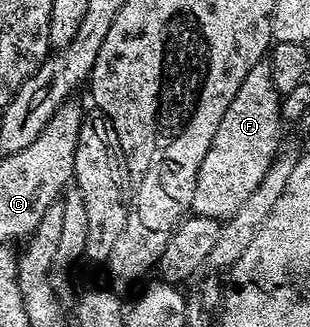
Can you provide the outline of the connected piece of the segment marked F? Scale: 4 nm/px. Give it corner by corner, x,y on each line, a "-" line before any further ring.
267,61
254,65
254,69
246,73
242,89
234,93
234,101
230,101
230,109
226,109
222,122
218,125
218,133
214,133
210,149
206,149
206,157
202,157
194,185
194,201
190,208
192,215
223,221
234,217
234,213
238,213
238,209
246,205
250,193
258,189
259,183
266,177
266,169
270,169
282,147
281,98
274,85
274,77
270,77

